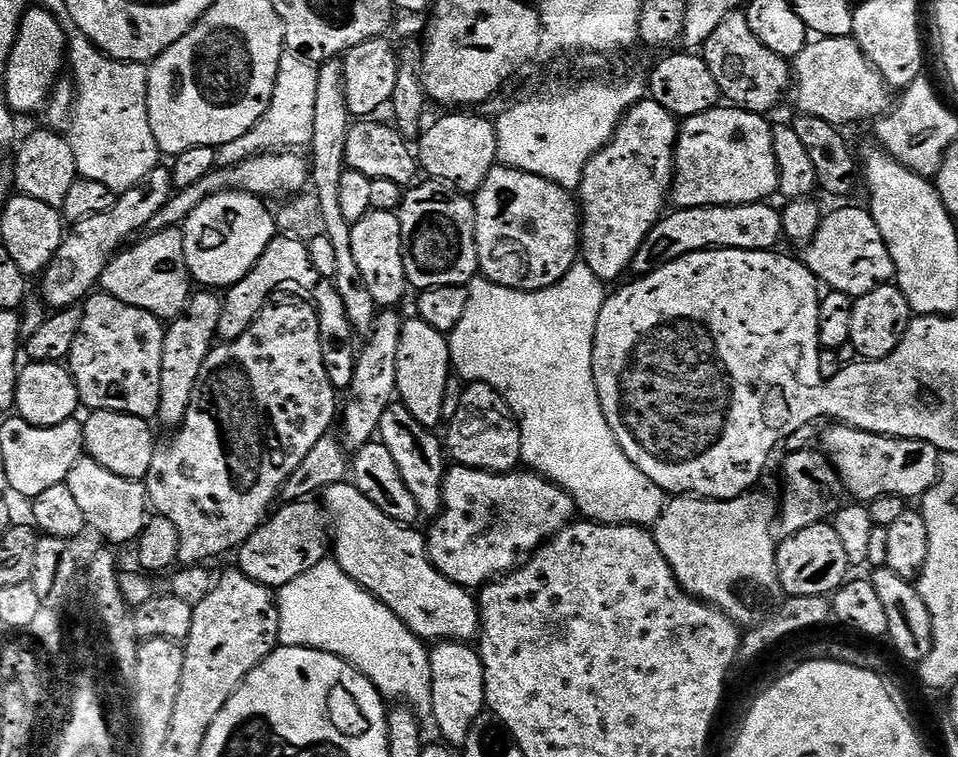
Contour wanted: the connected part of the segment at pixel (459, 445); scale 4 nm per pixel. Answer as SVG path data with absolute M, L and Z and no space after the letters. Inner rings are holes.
M473 383L464 392L464 400L468 405L464 408L460 420L452 424L448 432L446 448L457 465L493 474L508 474L522 460L522 437L516 417L508 408L508 403L499 392L486 384ZM513 467L513 468L512 468Z

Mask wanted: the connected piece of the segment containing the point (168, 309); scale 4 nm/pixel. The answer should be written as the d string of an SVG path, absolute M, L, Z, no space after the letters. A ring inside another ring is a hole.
M179 227L167 228L161 232L153 231L152 236L145 238L141 244L133 246L129 252L121 251L112 259L104 273L100 276L99 287L107 292L109 296L118 298L118 302L126 302L126 306L134 306L143 312L149 312L162 322L171 322L181 315L188 307L188 301L192 299L194 292L184 292L184 294L174 294L172 288L180 288L178 282L184 280L184 274L174 274L170 276L170 266L188 266L186 262L186 250L184 249L184 233ZM164 264L164 272L152 272ZM166 300L172 306L166 306Z

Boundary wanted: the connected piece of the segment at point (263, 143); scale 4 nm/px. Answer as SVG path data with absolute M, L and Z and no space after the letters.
M285 51L276 75L276 90L263 118L242 138L215 149L216 163L220 168L233 168L234 165L249 160L251 156L287 149L290 146L287 144L311 145L312 131L315 128L315 104L322 100L320 72L316 68L319 67L305 56Z

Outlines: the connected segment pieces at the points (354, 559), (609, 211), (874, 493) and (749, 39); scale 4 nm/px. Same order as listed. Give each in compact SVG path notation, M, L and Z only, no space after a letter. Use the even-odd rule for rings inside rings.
M337 482L327 487L323 493L328 503L330 523L330 544L334 549L335 563L360 588L364 588L376 600L380 600L403 622L413 634L423 642L472 642L482 632L482 612L472 601L473 593L466 588L451 584L428 559L428 553L423 547L407 548L400 541L395 527L389 526L382 519L376 507L356 489L355 483Z
M645 98L636 105L635 108L629 109L628 115L620 122L619 128L616 129L616 135L606 144L584 167L584 178L578 185L578 204L582 209L582 260L588 264L590 270L597 275L597 278L603 282L616 280L632 264L632 259L640 252L640 247L645 247L648 235L653 228L660 223L665 215L664 203L667 205L670 200L670 193L674 183L674 149L678 143L678 120L671 112L668 112L659 104L658 101L651 98Z
M832 426L824 436L823 451L833 468L839 483L853 496L853 501L868 502L864 500L879 501L886 490L894 496L901 496L904 500L923 497L933 491L934 485L941 479L940 464L936 460L918 460L917 447L905 446L895 439L869 439L868 453L860 457L860 444L856 429L847 426ZM891 472L891 473L890 473ZM933 483L933 484L932 484ZM880 497L880 498L879 498Z
M743 11L729 14L702 47L702 55L718 82L720 95L729 105L746 112L768 114L784 100L788 87L793 87L794 72L789 61L762 43L750 28Z

